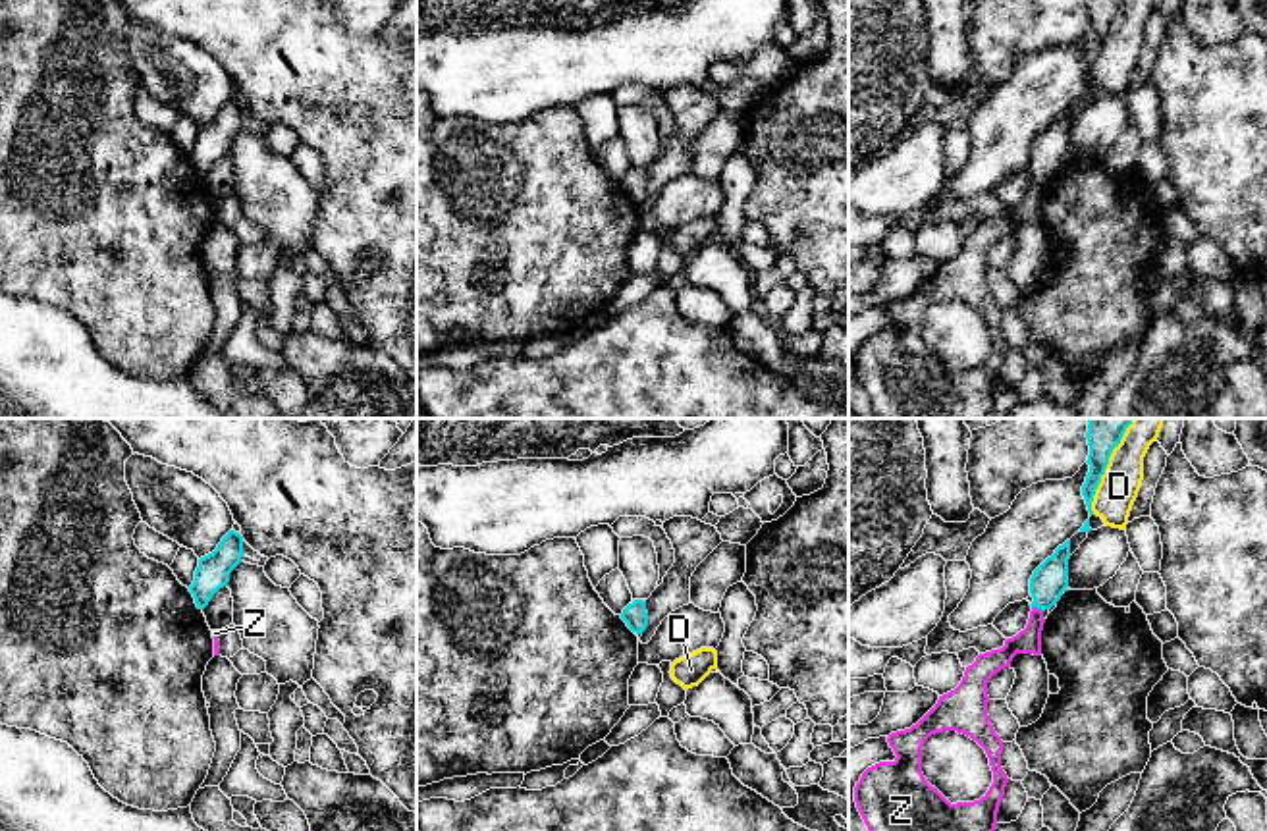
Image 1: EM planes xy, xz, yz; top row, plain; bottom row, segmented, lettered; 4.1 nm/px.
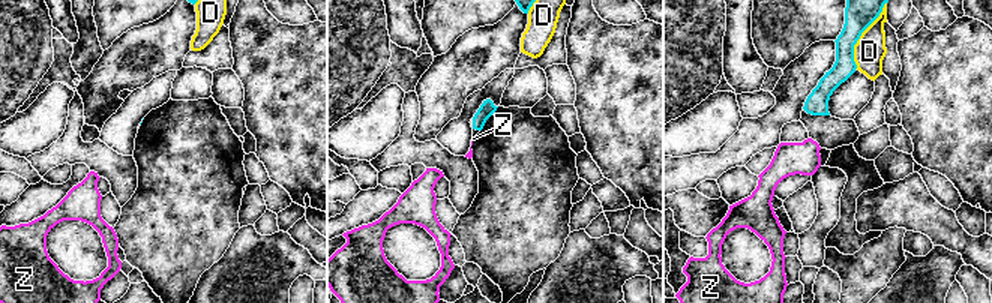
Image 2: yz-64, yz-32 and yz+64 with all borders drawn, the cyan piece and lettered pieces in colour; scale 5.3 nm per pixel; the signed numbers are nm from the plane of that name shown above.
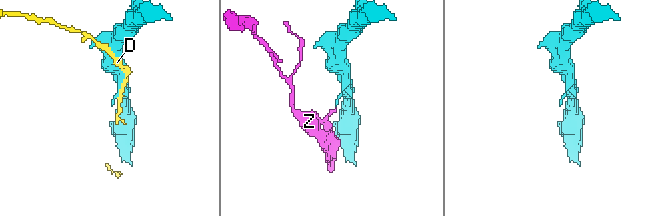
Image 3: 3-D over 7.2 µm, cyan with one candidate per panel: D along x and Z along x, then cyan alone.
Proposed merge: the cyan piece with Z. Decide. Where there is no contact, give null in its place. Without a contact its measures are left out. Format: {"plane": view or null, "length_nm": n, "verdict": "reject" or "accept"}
{"plane": "yz", "length_nm": 50, "verdict": "accept"}

